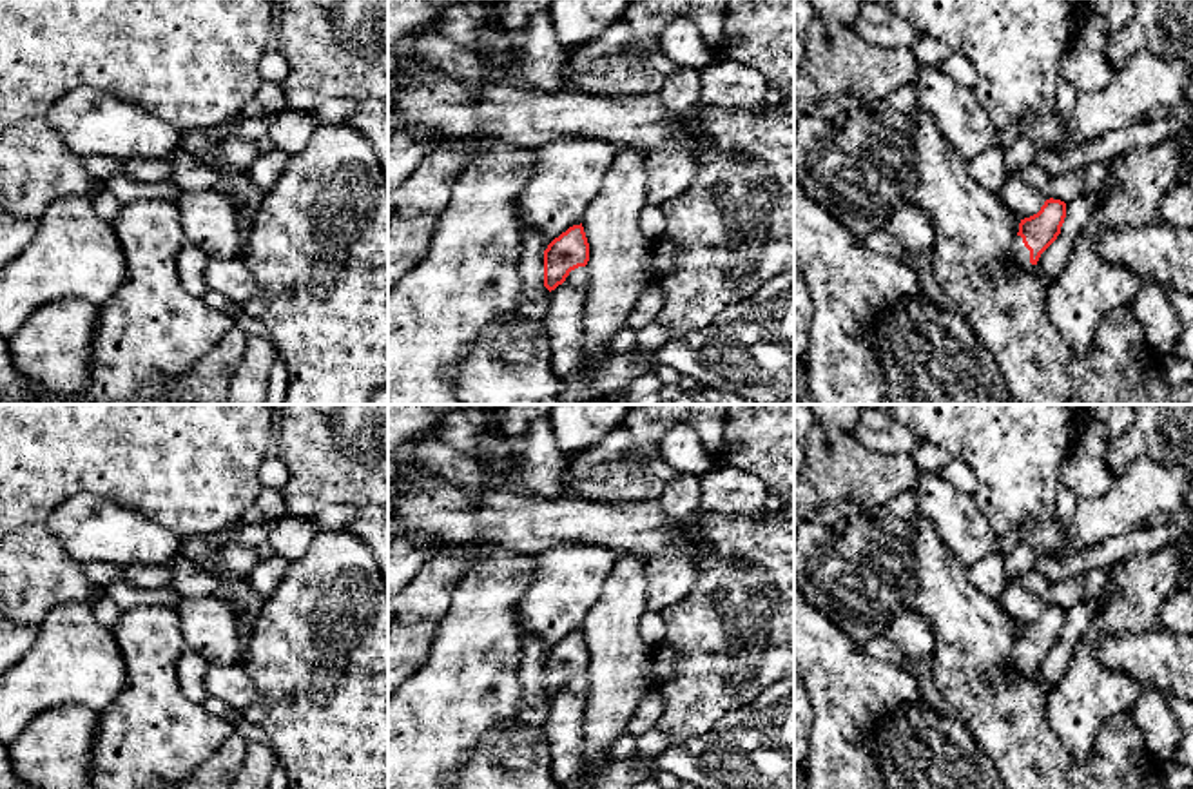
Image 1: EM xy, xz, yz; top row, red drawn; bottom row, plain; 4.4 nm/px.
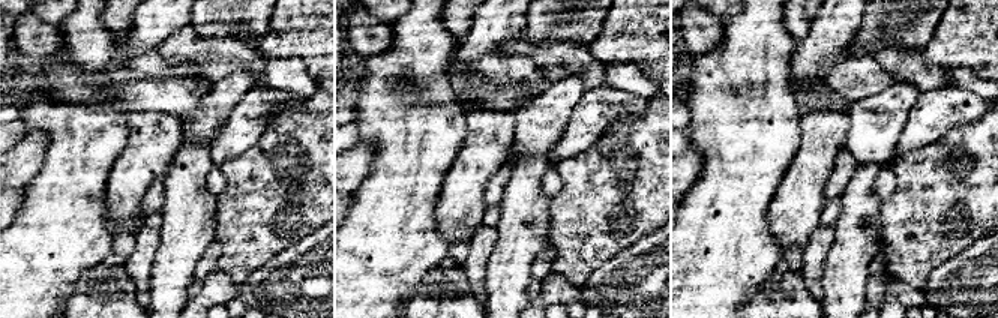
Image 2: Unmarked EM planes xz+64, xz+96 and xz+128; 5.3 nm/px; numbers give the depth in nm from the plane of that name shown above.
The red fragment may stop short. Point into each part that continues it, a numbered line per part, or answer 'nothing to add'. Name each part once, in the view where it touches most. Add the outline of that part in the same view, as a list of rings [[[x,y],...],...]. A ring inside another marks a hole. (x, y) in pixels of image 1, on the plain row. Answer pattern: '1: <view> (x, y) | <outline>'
1: yz (1019, 659) | [[[1015,642],[1012,648],[1012,669],[1017,675],[1028,675],[1030,669],[1030,657],[1024,653],[1023,644]]]

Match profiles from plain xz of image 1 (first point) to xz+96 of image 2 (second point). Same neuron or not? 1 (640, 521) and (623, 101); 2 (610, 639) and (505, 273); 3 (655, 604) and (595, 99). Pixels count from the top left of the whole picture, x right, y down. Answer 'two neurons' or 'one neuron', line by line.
1: two neurons
2: one neuron
3: one neuron

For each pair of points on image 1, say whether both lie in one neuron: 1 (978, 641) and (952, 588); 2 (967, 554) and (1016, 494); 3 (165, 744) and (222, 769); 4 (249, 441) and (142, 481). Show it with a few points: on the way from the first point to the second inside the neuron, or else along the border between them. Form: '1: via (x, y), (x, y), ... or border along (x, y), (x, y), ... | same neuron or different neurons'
1: via (970, 628), (952, 606), (952, 601) | same neuron
2: border along (972, 497), (998, 535) | different neurons
3: border along (218, 750), (194, 769) | different neurons
4: via (222, 441), (182, 441), (169, 454) | same neuron

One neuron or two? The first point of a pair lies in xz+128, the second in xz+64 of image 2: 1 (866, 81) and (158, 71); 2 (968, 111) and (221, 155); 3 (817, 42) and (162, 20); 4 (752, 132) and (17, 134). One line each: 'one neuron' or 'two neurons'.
1: one neuron
2: one neuron
3: one neuron
4: two neurons

